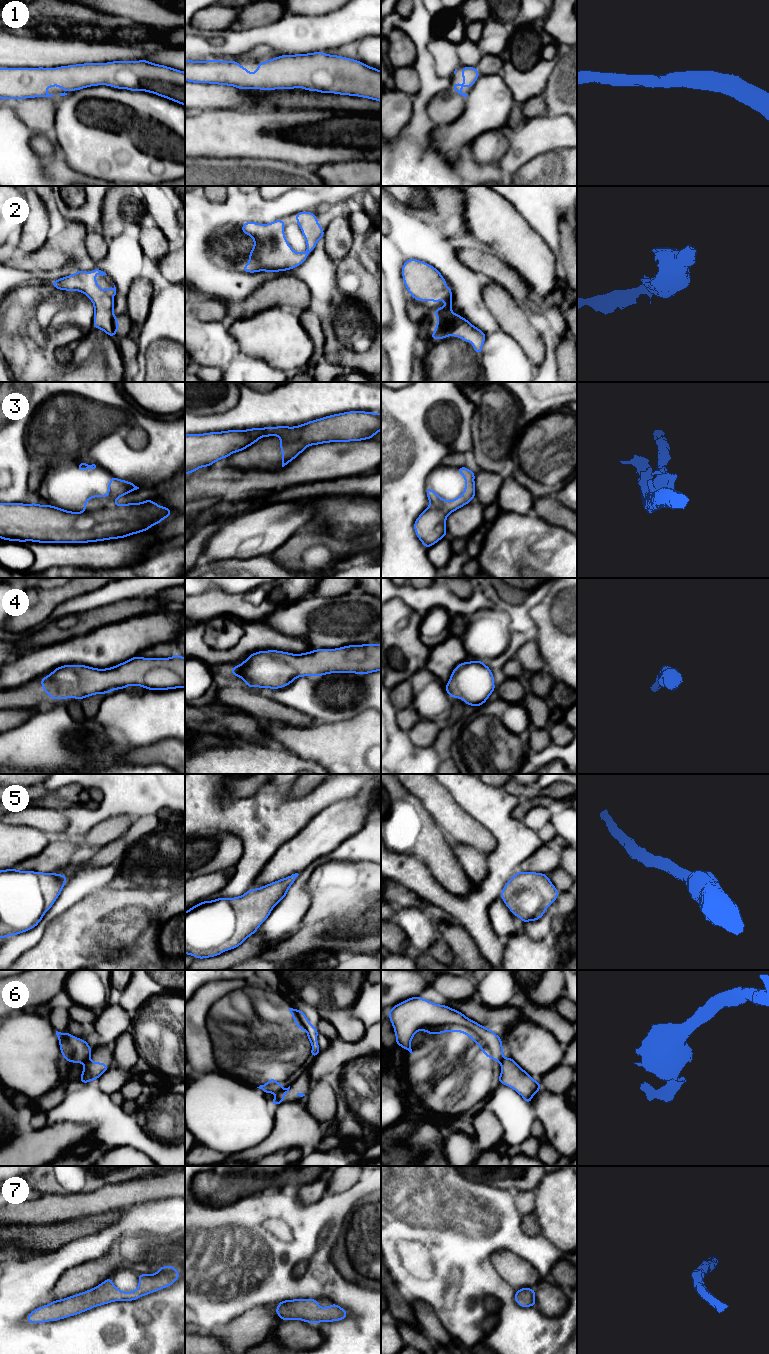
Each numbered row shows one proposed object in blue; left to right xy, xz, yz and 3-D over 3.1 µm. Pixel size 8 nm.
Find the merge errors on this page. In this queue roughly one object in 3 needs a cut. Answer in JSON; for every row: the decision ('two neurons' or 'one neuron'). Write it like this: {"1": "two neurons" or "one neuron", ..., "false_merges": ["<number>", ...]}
{"1": "one neuron", "2": "one neuron", "3": "two neurons", "4": "one neuron", "5": "one neuron", "6": "two neurons", "7": "one neuron", "false_merges": ["3", "6"]}

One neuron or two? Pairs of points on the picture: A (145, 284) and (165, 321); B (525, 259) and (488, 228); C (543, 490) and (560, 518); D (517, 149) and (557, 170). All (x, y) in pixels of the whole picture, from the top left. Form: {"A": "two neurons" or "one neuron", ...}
{"A": "two neurons", "B": "one neuron", "C": "two neurons", "D": "one neuron"}

